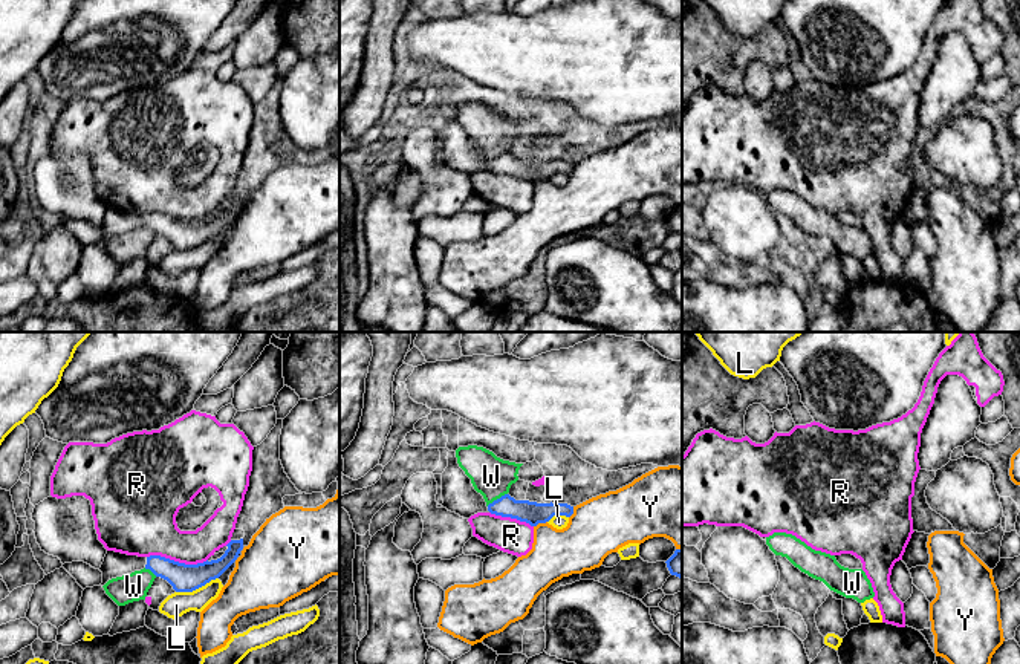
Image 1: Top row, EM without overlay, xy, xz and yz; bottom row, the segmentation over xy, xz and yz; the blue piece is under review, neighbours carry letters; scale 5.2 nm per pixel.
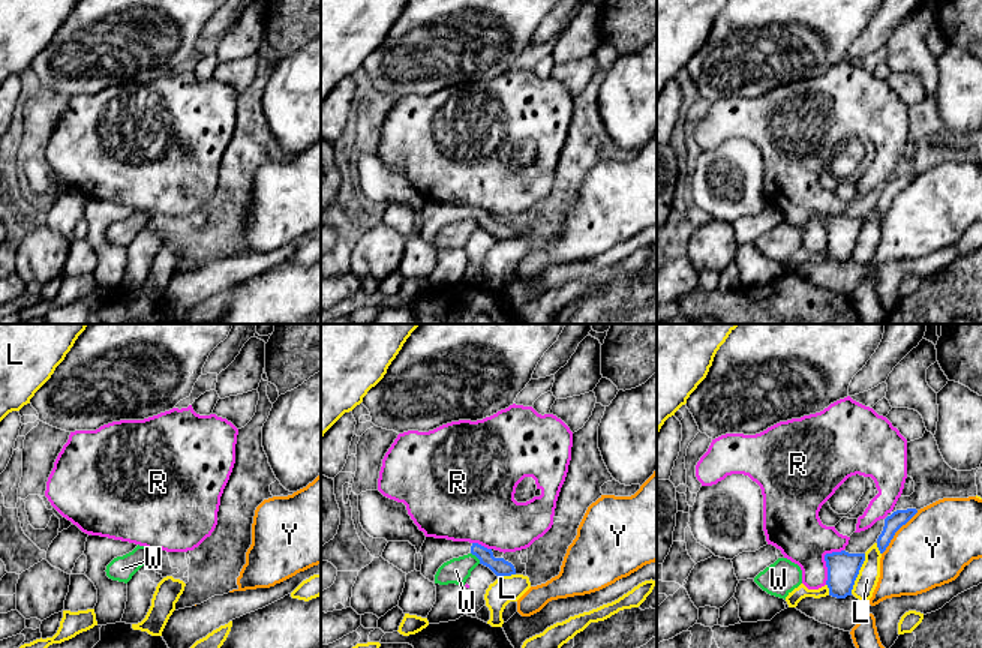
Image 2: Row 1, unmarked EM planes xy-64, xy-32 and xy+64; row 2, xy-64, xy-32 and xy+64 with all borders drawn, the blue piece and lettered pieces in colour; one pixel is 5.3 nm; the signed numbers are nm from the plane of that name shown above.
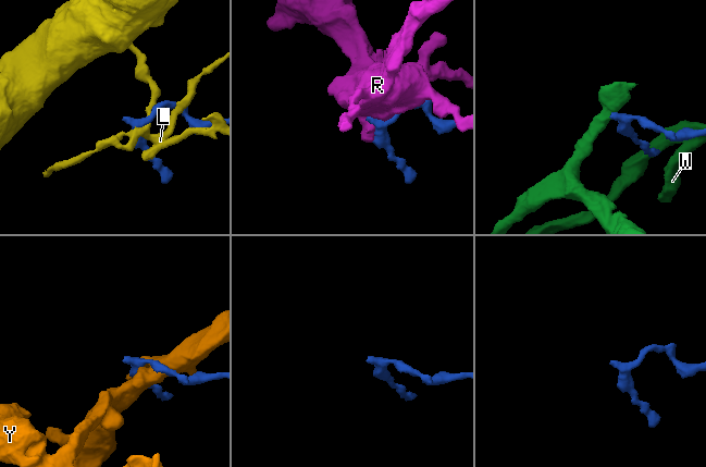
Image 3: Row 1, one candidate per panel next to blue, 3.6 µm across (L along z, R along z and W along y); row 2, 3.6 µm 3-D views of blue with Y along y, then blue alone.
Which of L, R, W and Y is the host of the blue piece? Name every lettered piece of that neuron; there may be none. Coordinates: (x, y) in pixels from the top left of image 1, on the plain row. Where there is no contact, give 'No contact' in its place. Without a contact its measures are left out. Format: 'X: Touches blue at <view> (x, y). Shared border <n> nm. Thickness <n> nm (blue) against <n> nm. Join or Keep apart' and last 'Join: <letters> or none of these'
L: Touches blue at xy (196, 245). Shared border 240 nm. Thickness 150 nm (blue) against 120 nm. Keep apart
R: Touches blue at xy (178, 219). Shared border 320 nm. Thickness 150 nm (blue) against 300 nm. Keep apart
W: Touches blue at xz (497, 156). Shared border 130 nm. Thickness 120 nm (blue) against 220 nm. Keep apart
Y: Touches blue at xz (540, 179). Shared border 80 nm. Thickness 120 nm (blue) against 260 nm. Keep apart
Join: none of these

